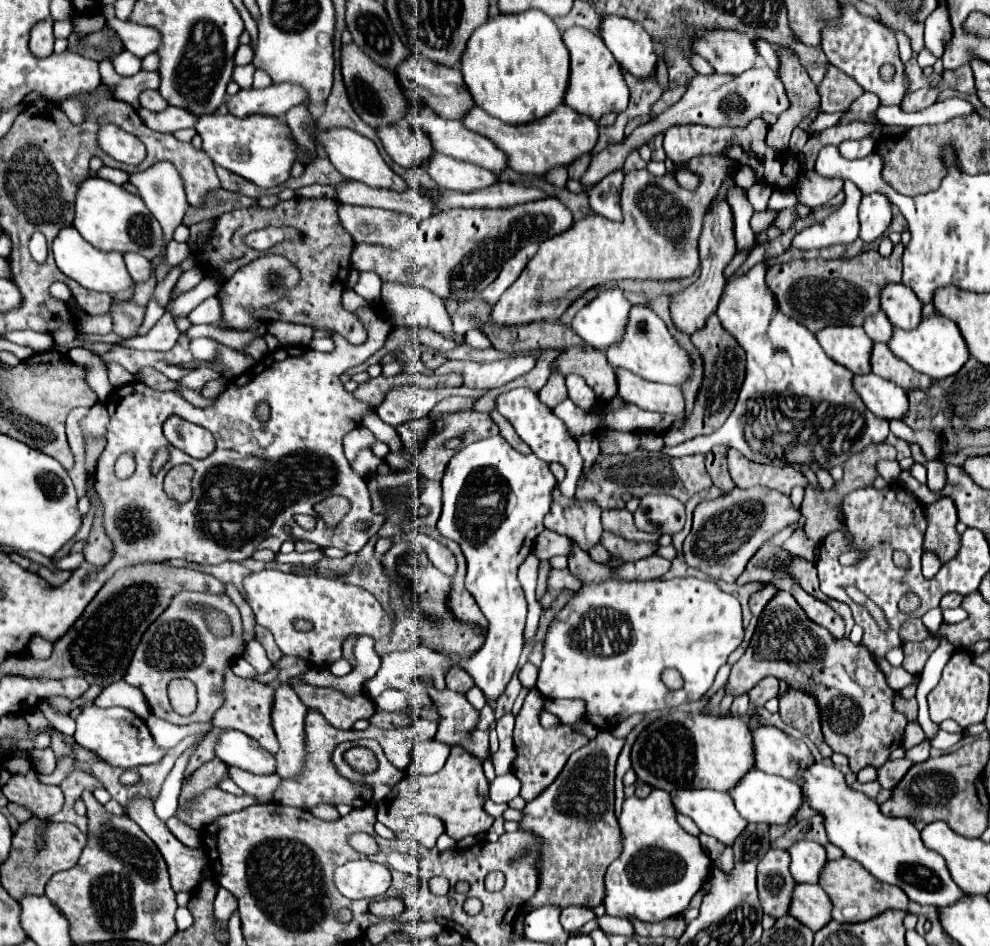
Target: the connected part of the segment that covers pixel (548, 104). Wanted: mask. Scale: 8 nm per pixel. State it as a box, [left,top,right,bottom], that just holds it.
[462,12,570,124]

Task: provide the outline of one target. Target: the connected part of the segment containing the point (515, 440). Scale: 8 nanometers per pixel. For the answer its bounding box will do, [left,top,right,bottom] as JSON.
[492,410,532,454]

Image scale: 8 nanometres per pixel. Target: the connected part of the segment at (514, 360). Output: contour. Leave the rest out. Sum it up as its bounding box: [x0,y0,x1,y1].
[436,354,536,388]

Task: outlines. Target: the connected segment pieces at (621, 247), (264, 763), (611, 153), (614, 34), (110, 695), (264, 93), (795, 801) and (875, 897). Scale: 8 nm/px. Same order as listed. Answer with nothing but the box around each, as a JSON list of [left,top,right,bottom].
[[490,156,736,326],[216,730,276,776],[582,68,788,186],[598,16,658,80],[96,680,152,720],[226,84,304,118],[730,768,804,826],[820,858,910,924]]

